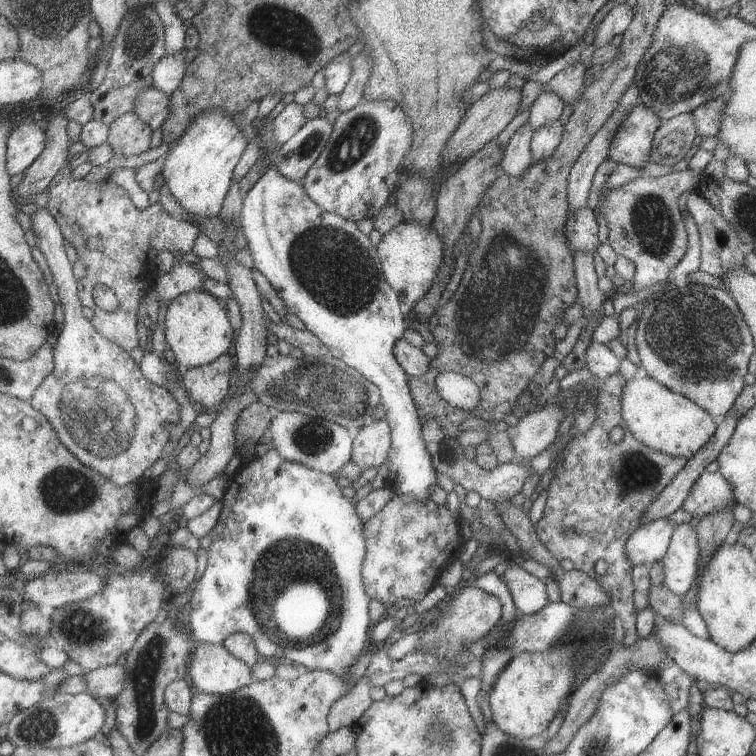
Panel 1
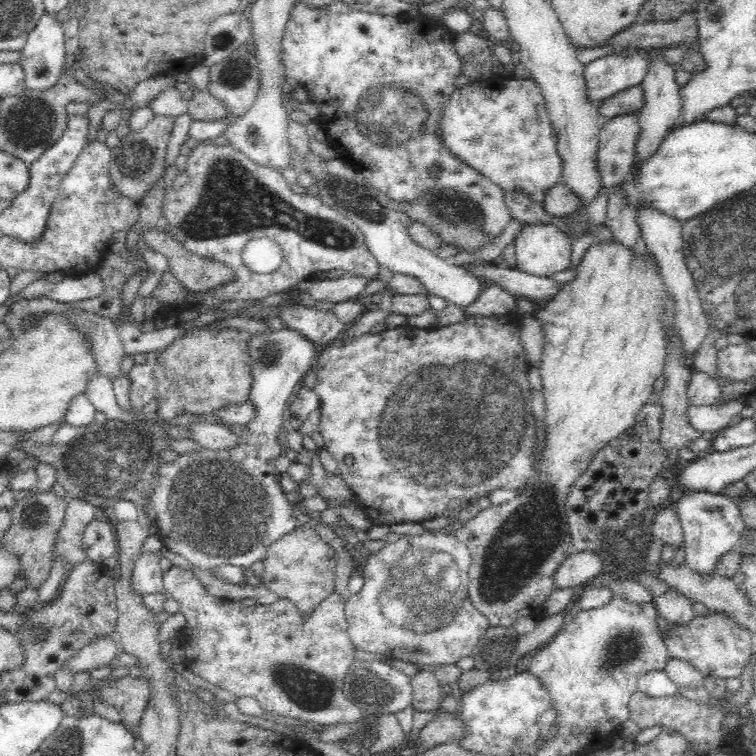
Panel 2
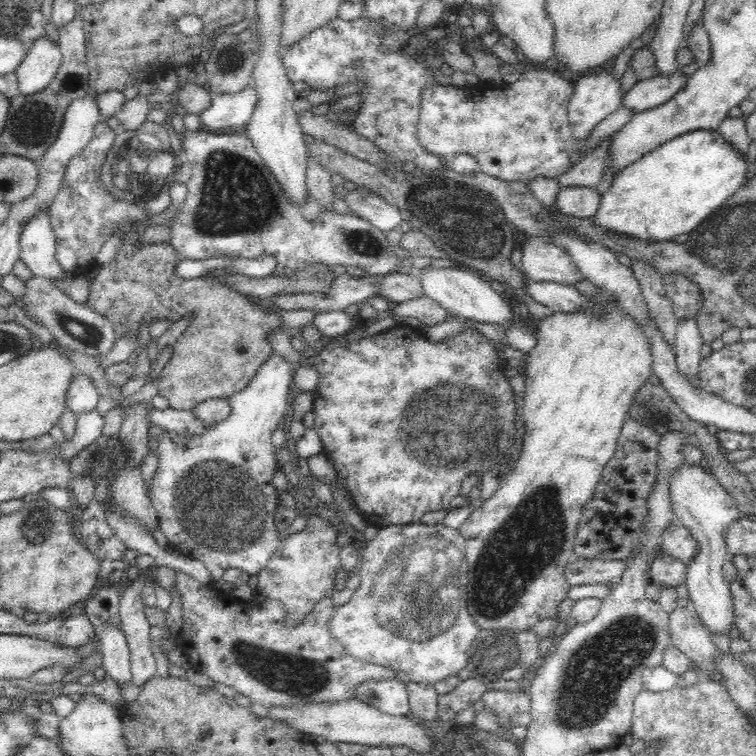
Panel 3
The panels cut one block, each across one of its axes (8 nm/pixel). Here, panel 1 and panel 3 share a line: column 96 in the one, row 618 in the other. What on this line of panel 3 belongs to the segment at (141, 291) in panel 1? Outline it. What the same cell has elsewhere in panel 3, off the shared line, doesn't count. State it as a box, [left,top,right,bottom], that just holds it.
[174,571,399,706]

